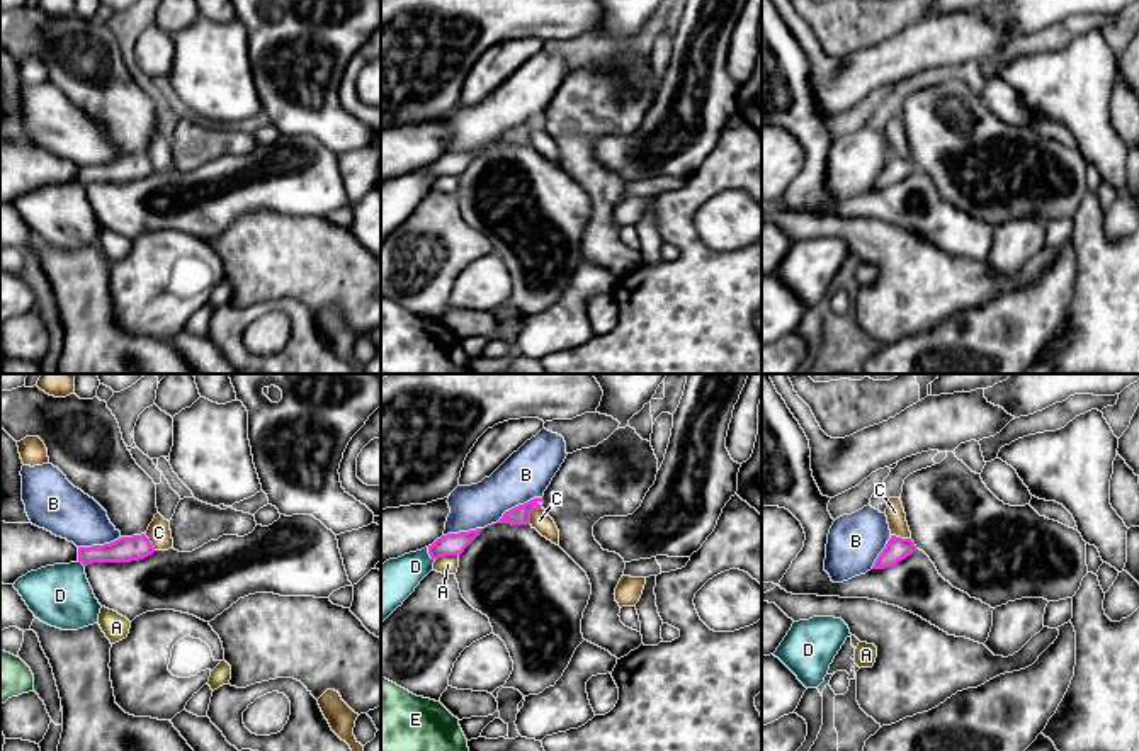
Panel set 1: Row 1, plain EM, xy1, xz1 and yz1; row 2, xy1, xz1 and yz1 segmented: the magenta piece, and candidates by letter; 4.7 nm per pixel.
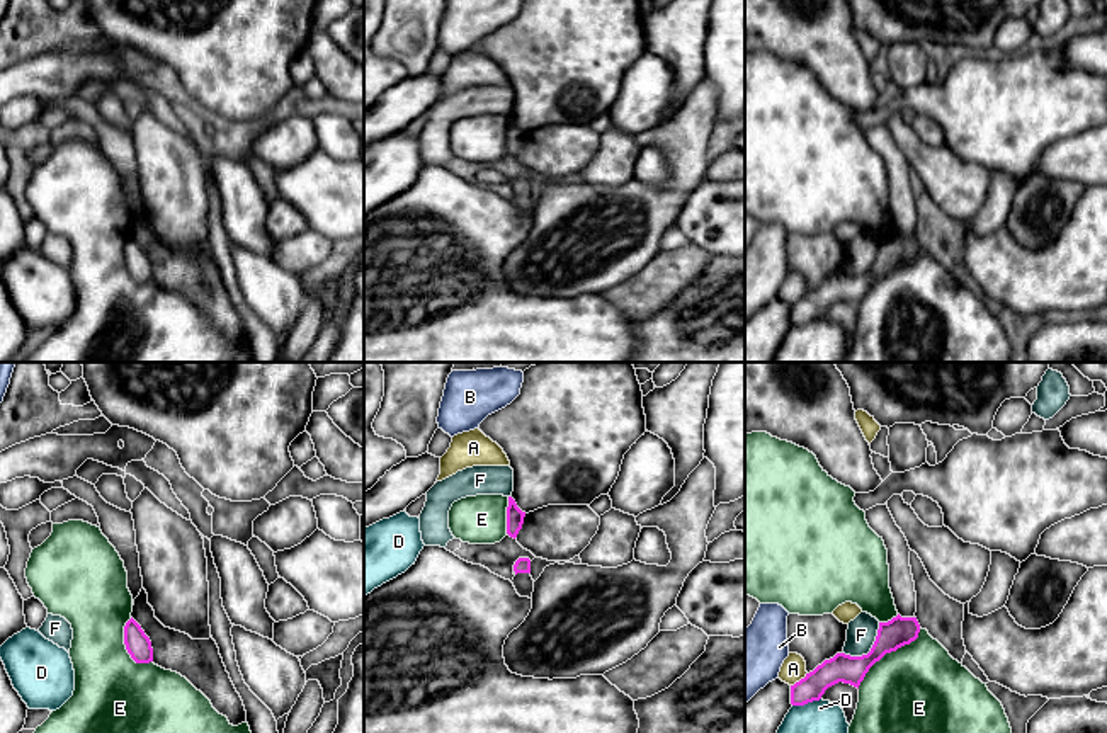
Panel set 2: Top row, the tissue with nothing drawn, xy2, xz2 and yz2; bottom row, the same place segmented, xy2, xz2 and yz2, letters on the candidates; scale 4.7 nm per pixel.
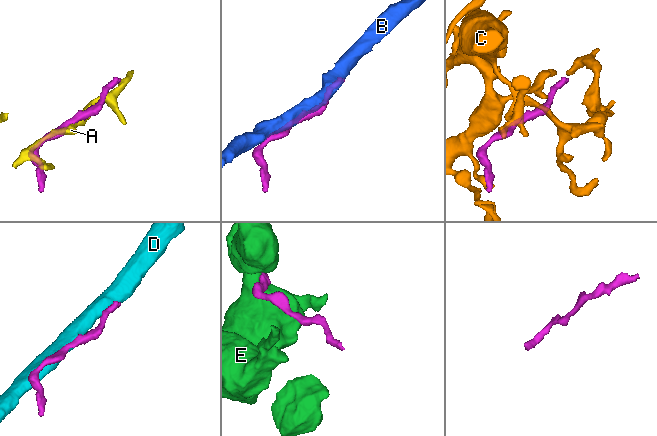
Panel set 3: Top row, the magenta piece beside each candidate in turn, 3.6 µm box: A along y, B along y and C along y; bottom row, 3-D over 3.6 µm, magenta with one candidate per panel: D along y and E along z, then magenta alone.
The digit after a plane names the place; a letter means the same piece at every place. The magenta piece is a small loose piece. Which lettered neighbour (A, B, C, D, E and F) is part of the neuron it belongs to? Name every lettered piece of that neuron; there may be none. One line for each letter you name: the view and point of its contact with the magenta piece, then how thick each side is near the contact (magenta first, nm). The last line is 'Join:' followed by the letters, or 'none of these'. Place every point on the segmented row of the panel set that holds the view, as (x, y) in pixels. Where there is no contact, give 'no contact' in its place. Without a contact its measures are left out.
Join: none of these

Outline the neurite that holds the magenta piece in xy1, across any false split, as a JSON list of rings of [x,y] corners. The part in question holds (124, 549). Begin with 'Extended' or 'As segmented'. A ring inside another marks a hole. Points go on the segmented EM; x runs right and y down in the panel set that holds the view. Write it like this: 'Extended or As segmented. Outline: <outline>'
As segmented. Outline: [[[141,535],[121,537],[110,544],[78,547],[78,562],[83,566],[94,562],[131,562],[139,561],[155,552],[150,539]]]

